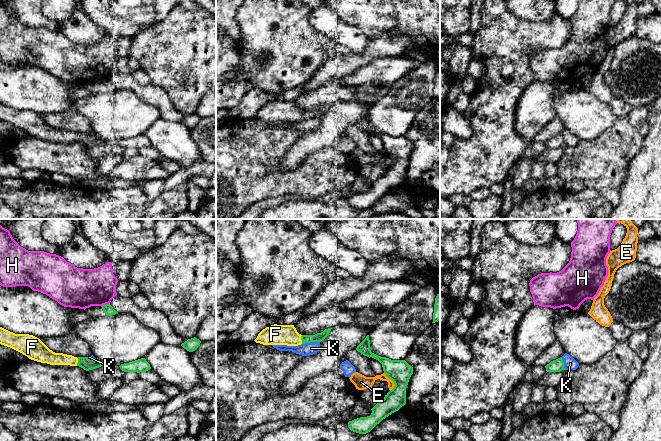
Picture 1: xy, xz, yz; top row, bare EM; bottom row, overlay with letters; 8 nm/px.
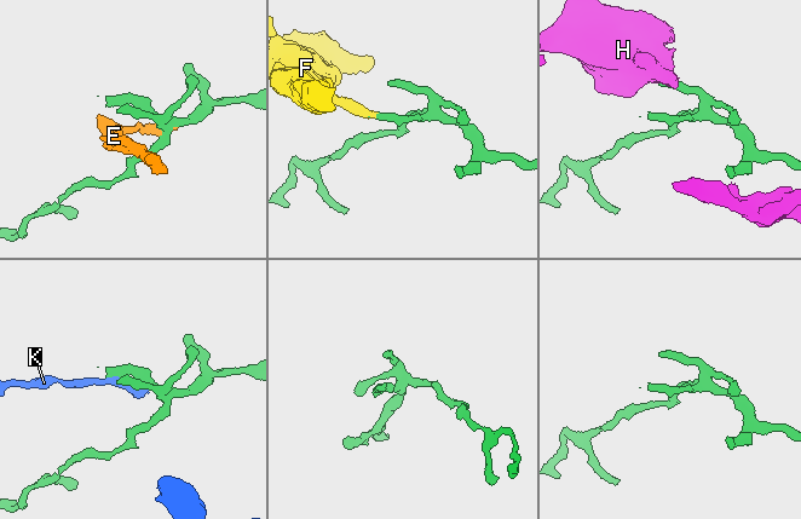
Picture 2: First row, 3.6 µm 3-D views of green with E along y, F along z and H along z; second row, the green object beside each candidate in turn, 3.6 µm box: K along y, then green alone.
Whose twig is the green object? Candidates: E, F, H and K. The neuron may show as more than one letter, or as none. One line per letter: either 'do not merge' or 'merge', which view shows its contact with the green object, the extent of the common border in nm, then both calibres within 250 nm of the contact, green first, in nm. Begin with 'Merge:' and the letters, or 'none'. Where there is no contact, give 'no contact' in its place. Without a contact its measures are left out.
Merge: F
E: do not merge; contact in xz; length 160 nm; calibres 190 and 120 nm
F: merge; contact in xy; length 70 nm; calibres 100 and 110 nm
H: do not merge; contact in xy; length 80 nm; calibres 80 and 320 nm
K: do not merge; contact in xz; length 150 nm; calibres 70 and 100 nm

